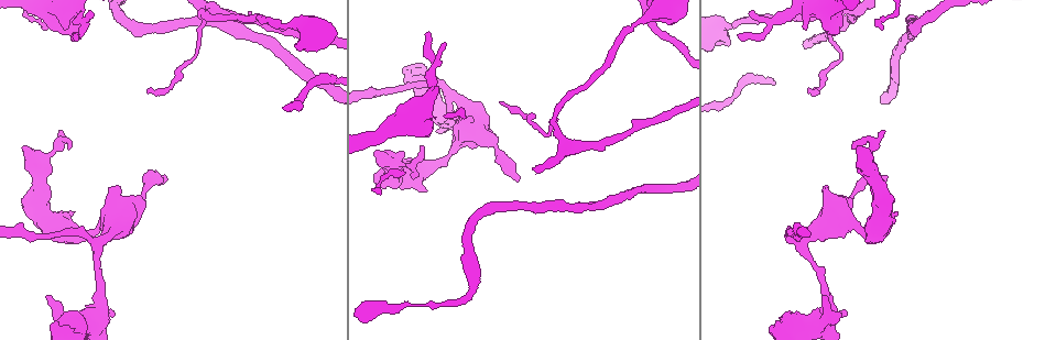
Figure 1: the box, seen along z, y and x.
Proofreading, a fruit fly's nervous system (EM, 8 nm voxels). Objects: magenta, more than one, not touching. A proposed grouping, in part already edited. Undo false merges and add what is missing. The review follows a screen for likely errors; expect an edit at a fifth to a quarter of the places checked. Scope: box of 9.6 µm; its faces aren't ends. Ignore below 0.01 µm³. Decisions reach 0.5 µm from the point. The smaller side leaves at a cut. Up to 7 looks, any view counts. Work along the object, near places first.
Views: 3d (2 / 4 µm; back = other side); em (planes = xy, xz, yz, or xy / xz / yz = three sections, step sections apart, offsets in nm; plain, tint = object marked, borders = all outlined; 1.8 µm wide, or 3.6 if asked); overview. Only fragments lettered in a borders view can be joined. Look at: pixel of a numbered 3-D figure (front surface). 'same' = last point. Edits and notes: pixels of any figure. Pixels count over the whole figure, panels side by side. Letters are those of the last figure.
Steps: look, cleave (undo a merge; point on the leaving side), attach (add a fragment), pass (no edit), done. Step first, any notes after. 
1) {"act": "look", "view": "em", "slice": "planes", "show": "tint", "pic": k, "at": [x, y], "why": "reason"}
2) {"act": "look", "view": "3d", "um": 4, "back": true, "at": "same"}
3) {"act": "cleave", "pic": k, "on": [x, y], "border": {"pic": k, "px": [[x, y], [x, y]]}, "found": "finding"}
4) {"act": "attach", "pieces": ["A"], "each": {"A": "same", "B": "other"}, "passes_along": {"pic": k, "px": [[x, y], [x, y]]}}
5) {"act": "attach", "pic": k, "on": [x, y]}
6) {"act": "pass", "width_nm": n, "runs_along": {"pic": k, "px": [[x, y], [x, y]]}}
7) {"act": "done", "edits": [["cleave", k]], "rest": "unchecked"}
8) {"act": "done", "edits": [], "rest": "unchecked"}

{"act": "look", "view": "em", "slice": "planes", "show": "tint", "pic": 1, "at": [147, 92], "why": "long arm stops here"}

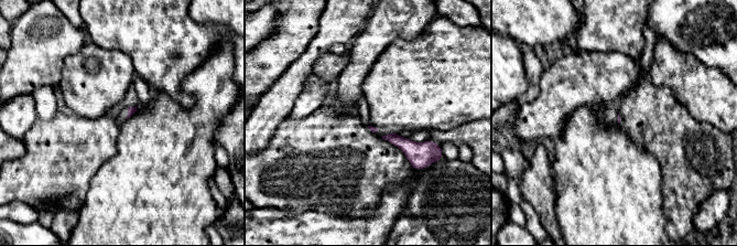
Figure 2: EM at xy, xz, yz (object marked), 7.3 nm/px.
{"act": "look", "view": "em", "slice": "planes", "show": "borders", "at": "same", "why": "what lies round it"}

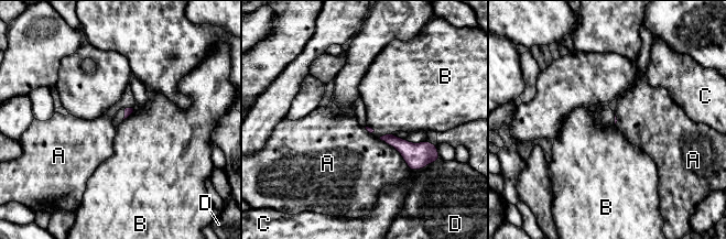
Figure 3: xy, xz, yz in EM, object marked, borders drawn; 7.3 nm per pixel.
{"act": "pass", "longest_contact_nm": ["A", 340], "each": {"A": "other", "B": "other", "C": "other", "D": "other"}, "border": {"pic": 3, "px": [[133, 108], [123, 120]]}, "found": "no lettered fragment goes on from it"}

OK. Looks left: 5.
{"act": "look", "view": "3d", "um": 4, "pic": 1, "at": [553, 120], "why": "a fork"}

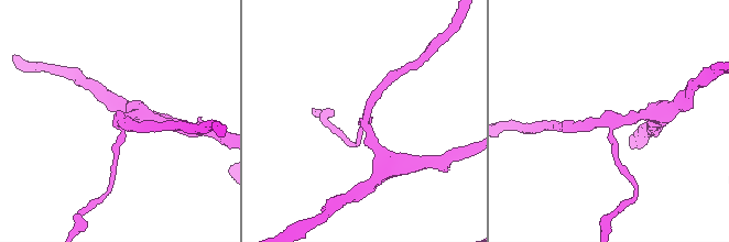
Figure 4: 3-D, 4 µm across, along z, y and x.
{"act": "look", "view": "em", "slice": "planes", "show": "plain", "pic": 4, "at": [611, 122], "arms": 3}

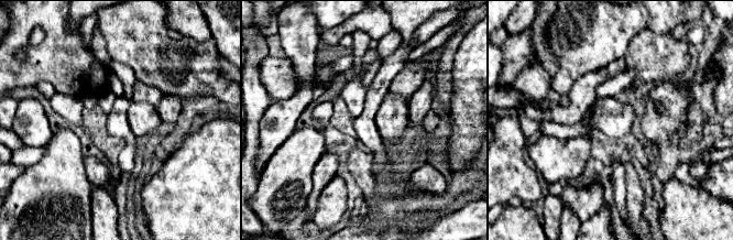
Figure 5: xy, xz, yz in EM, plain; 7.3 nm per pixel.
{"act": "look", "view": "em", "slice": "planes", "show": "borders", "at": "same", "why": "see the neighbours"}

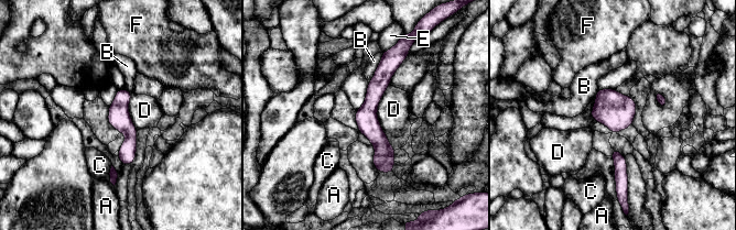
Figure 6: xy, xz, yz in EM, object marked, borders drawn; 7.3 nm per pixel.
{"act": "pass", "each": {"A": "other", "B": "other", "C": "other", "D": "other", "E": "other", "F": "other"}, "border": {"pic": 6, "px": [[389, 85], [377, 119], [394, 150]]}, "found": "one neuron here"}

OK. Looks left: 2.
{"act": "look", "view": "em", "slice": "planes", "show": "borders", "pic": 1, "at": [102, 296], "why": "three arms meet"}

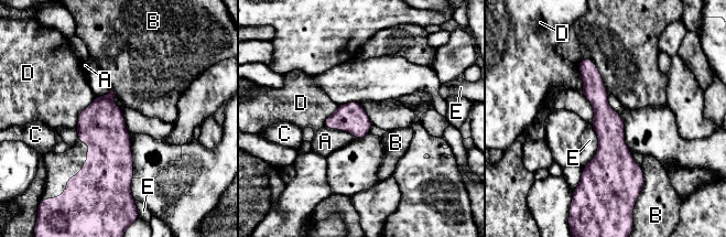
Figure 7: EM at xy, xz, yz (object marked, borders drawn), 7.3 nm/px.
{"act": "pass", "width_nm": 220, "each": {"A": "other", "B": "other", "C": "other", "D": "other", "E": "other"}, "border": {"pic": 7, "px": [[591, 125], [597, 151], [583, 168]]}, "found": "continuous, no second neuron"}

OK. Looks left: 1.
{"act": "done", "edits": [], "rest": "unchecked"}

